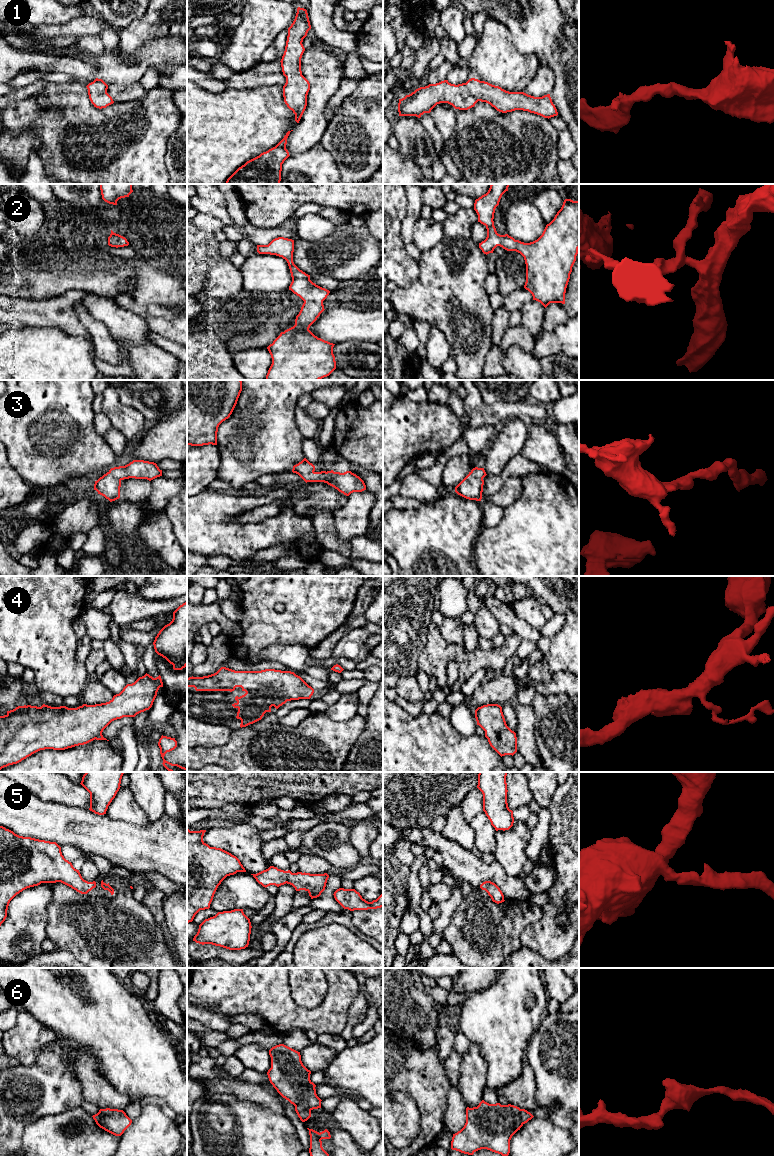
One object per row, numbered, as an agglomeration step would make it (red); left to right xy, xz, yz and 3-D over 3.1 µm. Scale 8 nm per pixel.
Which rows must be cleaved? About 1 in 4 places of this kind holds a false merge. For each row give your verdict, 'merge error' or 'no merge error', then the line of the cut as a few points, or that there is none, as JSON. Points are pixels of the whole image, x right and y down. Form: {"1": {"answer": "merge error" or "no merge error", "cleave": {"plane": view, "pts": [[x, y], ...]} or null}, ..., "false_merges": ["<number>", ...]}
{"1": {"answer": "no merge error", "cleave": null}, "2": {"answer": "no merge error", "cleave": null}, "3": {"answer": "no merge error", "cleave": null}, "4": {"answer": "no merge error", "cleave": null}, "5": {"answer": "no merge error", "cleave": null}, "6": {"answer": "no merge error", "cleave": null}, "false_merges": []}

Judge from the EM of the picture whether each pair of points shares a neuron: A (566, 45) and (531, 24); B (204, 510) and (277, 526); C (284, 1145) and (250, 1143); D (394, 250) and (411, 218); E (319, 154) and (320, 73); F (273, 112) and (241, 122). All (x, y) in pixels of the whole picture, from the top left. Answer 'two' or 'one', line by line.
A: one
B: one
C: one
D: two
E: two
F: one

